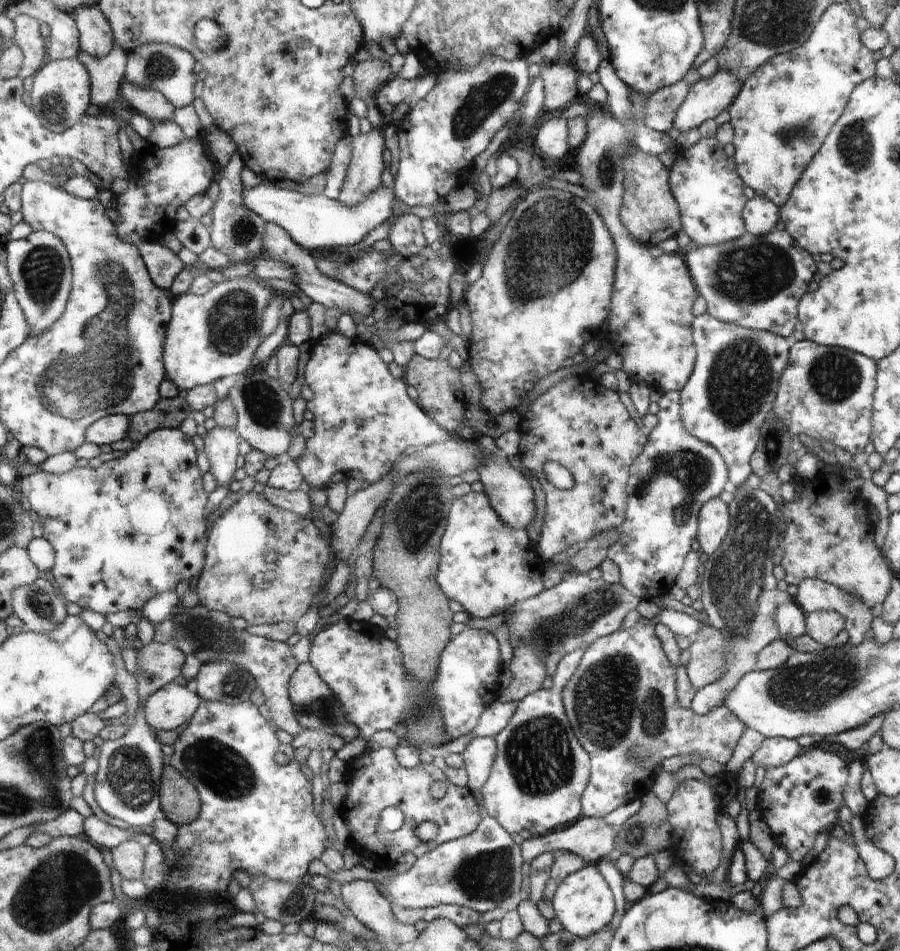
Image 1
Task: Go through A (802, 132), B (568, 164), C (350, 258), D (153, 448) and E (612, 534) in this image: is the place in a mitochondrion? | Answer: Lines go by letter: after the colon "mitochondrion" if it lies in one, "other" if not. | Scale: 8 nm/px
A: mitochondrion
B: other
C: other
D: other
E: other

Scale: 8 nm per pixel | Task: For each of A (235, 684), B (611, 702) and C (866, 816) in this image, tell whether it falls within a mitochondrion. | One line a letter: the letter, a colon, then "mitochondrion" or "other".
A: mitochondrion
B: mitochondrion
C: other

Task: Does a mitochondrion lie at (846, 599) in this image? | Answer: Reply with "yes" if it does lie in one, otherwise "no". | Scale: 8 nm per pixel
yes

